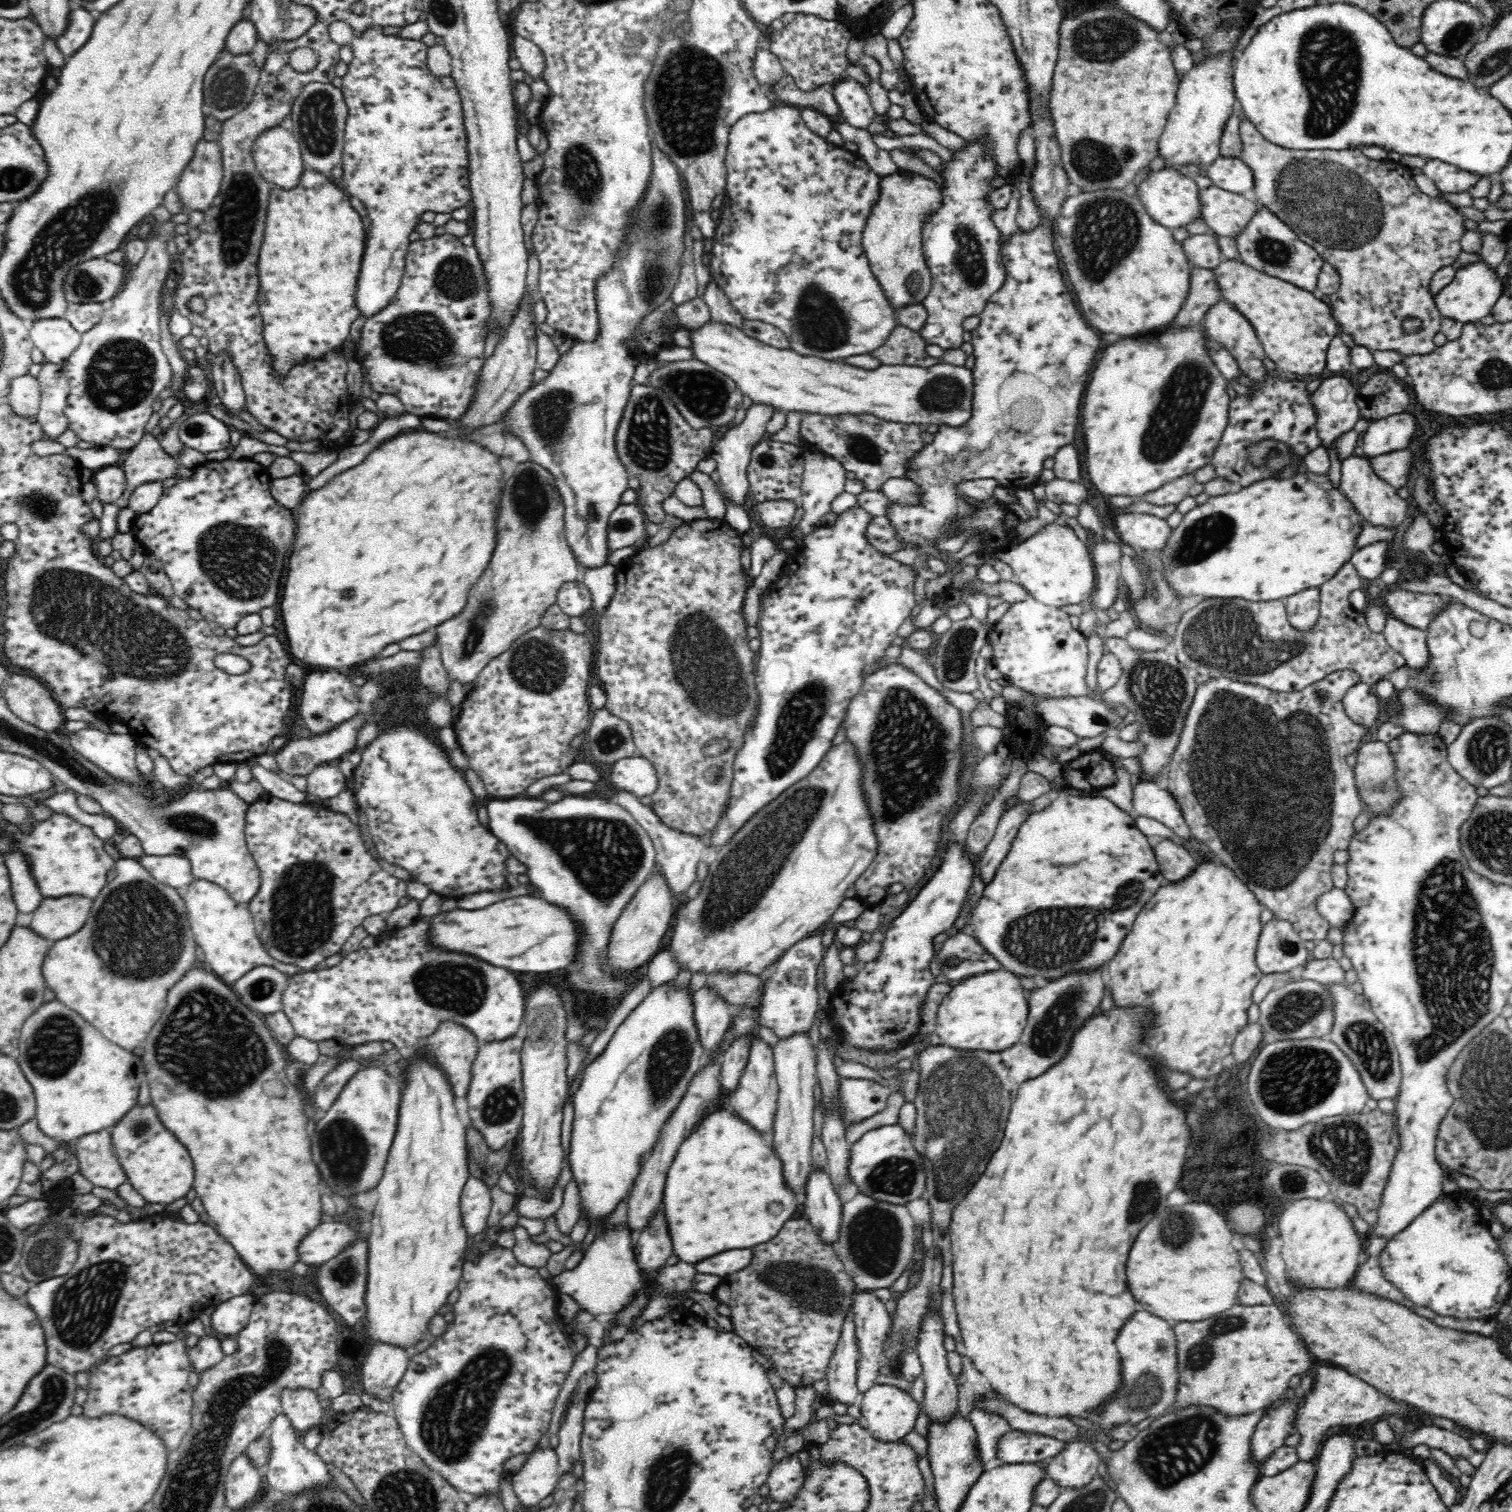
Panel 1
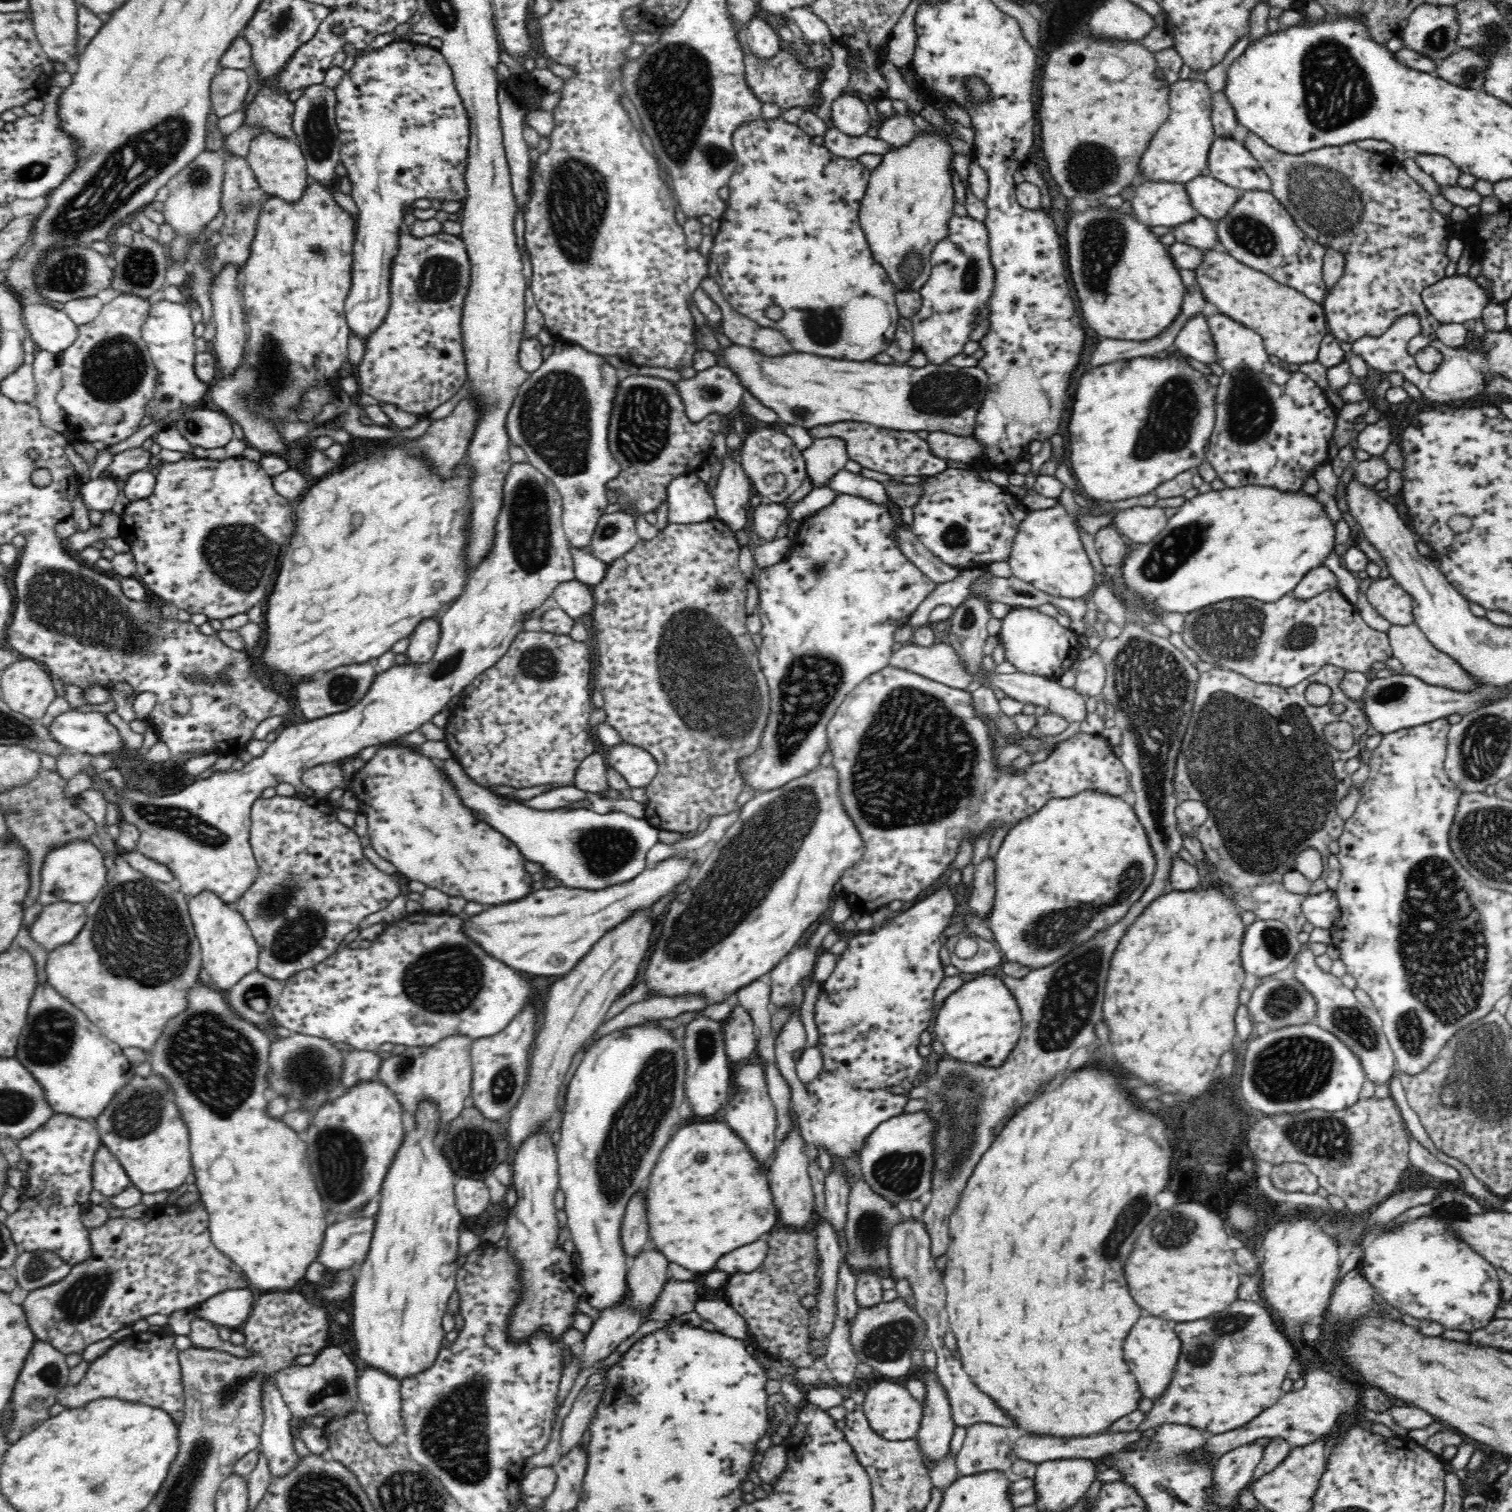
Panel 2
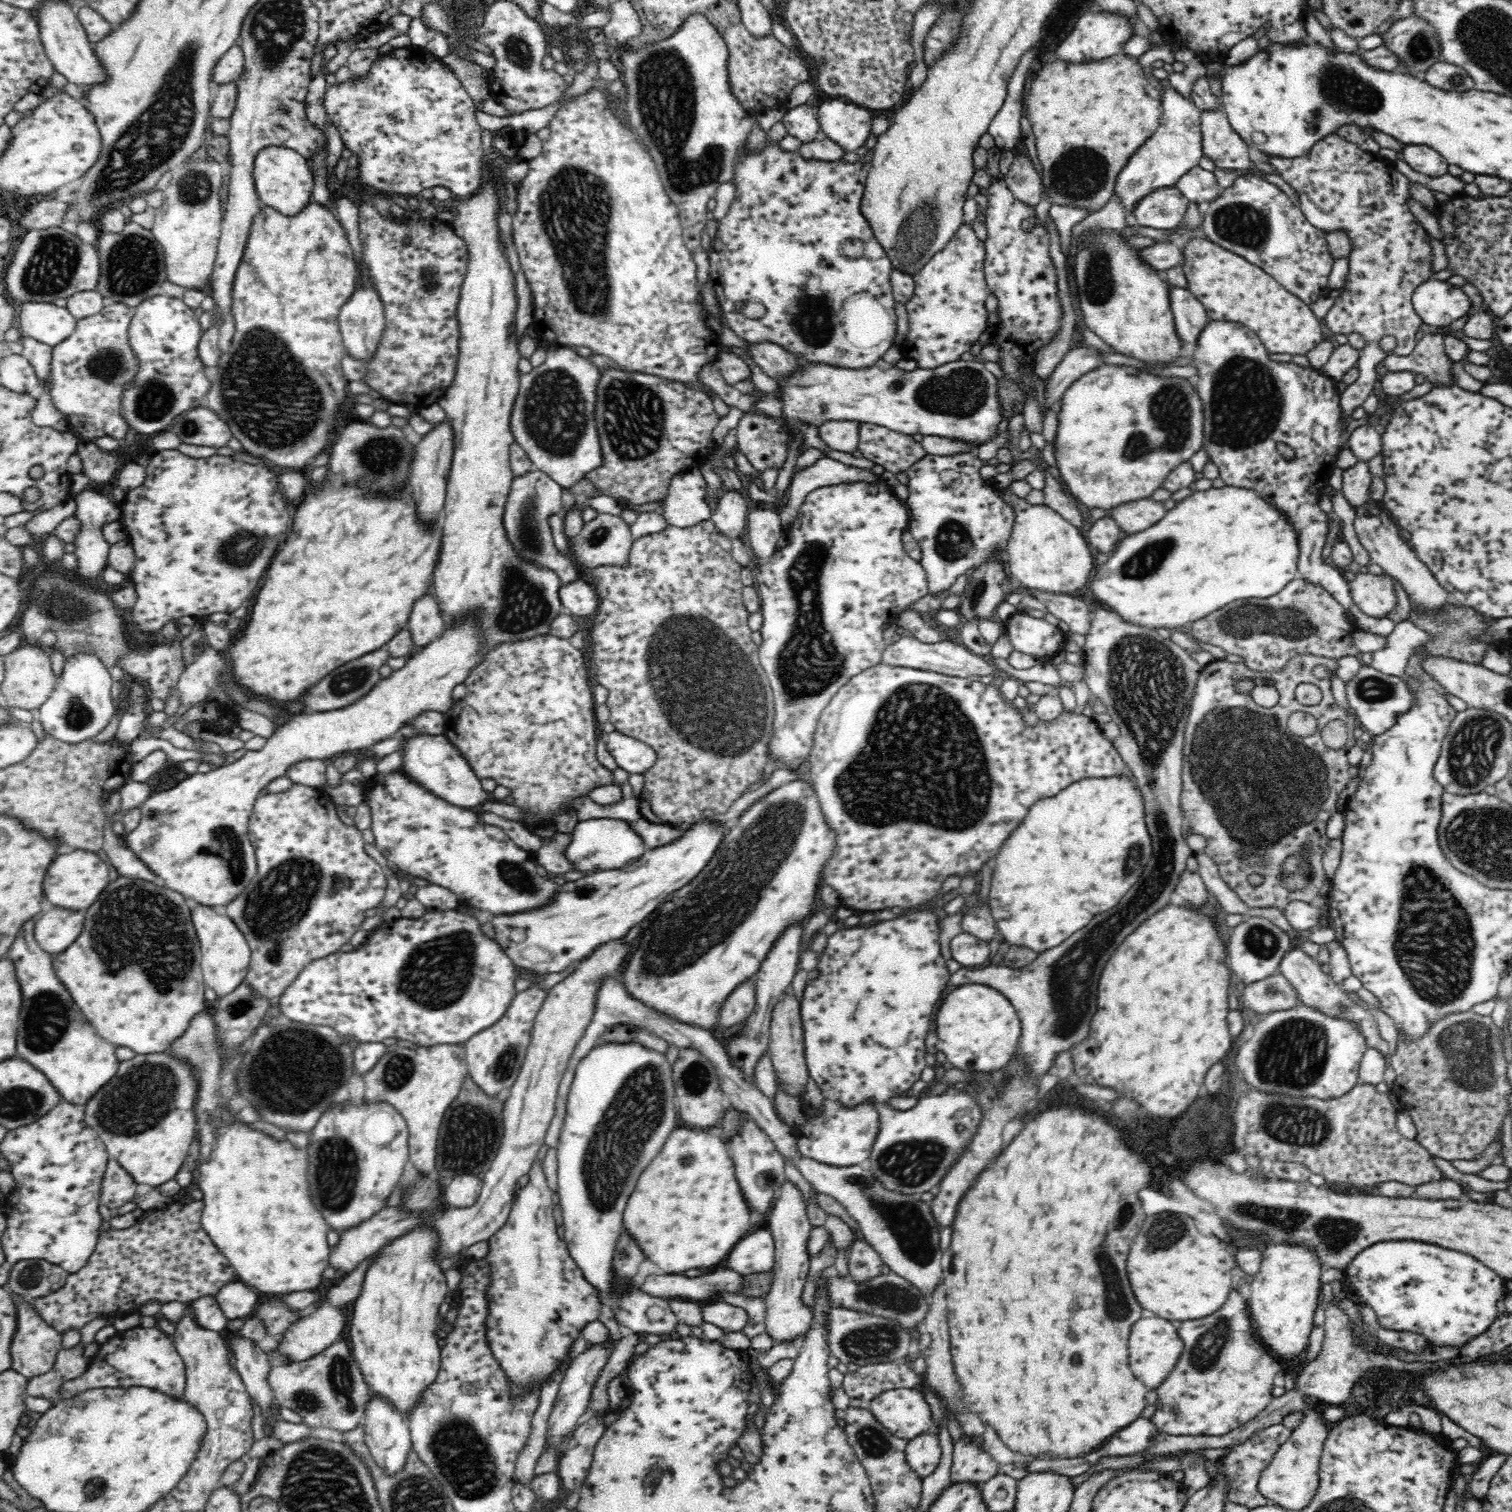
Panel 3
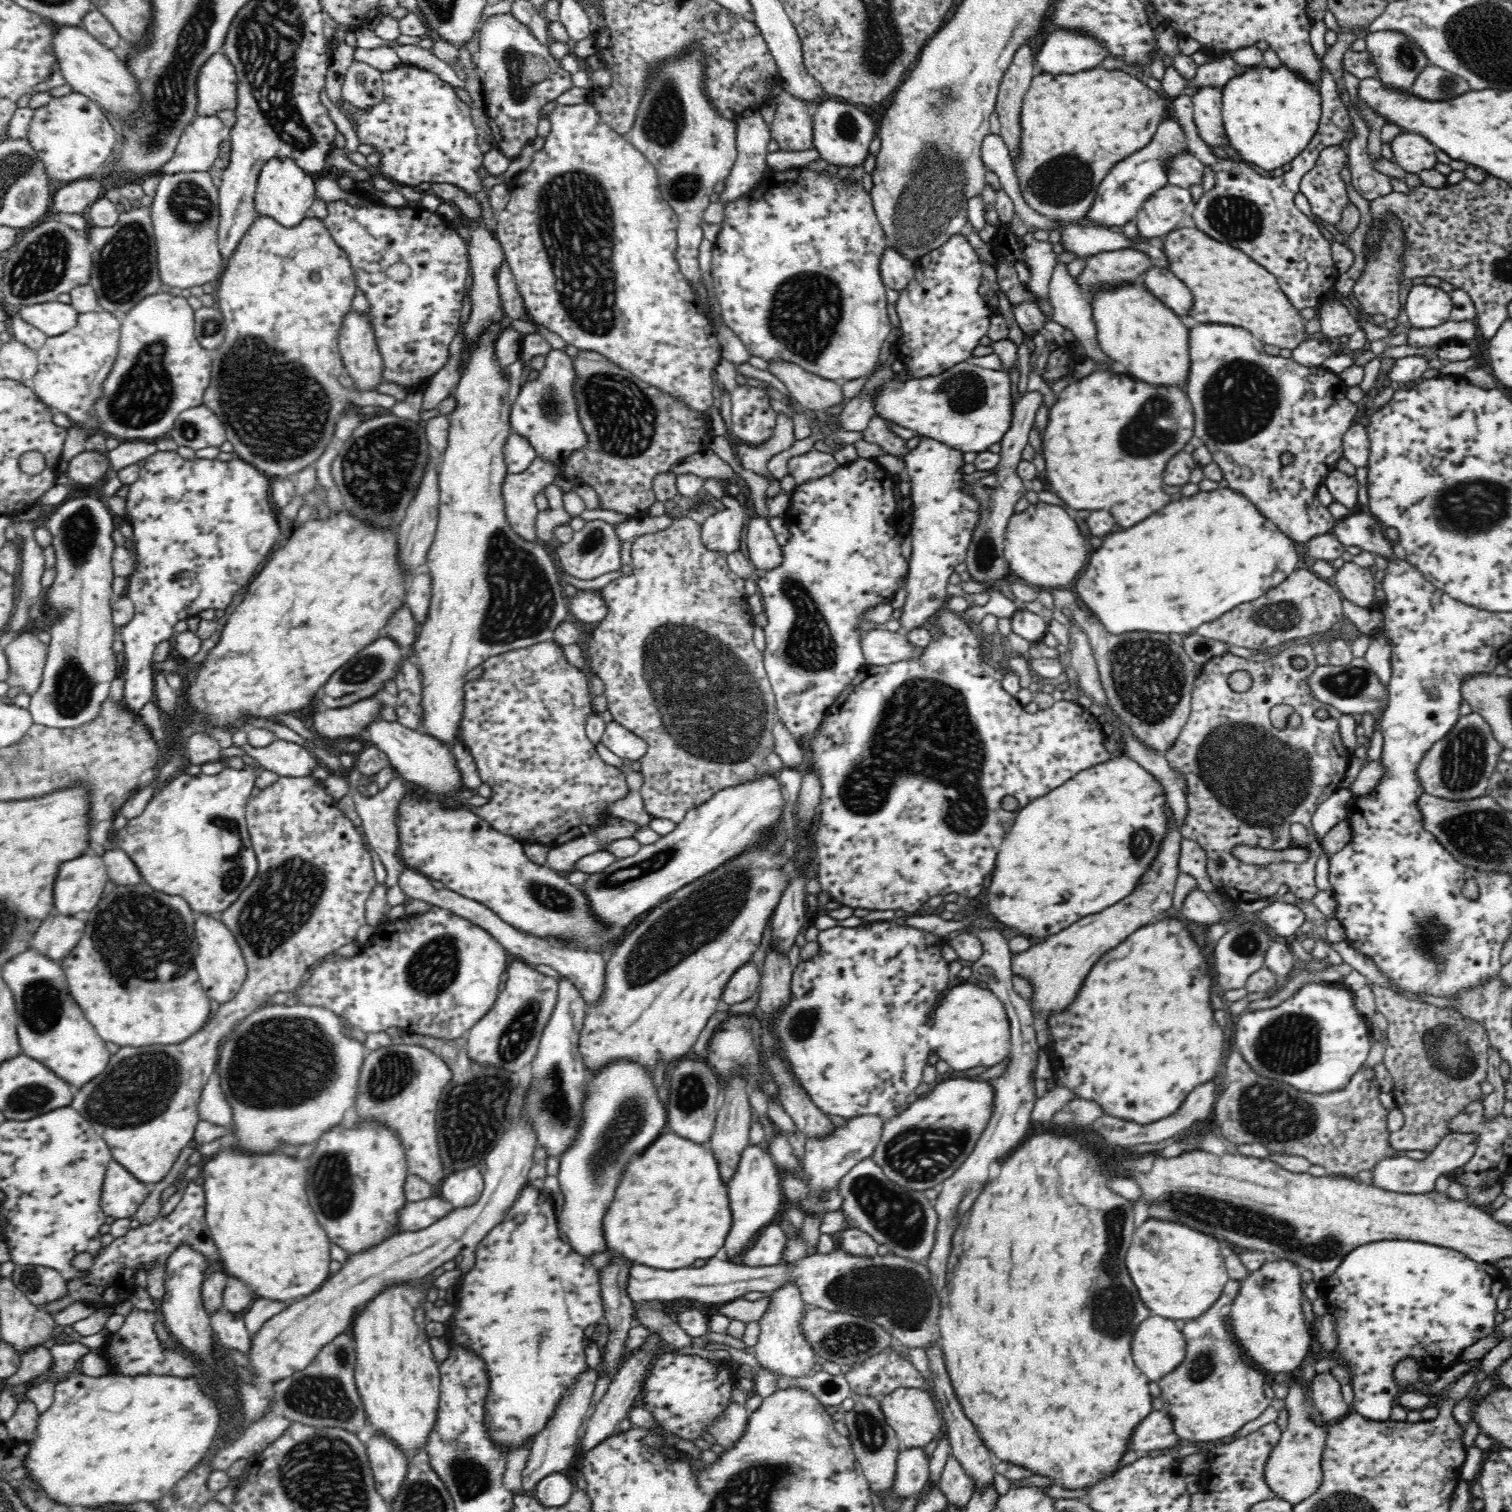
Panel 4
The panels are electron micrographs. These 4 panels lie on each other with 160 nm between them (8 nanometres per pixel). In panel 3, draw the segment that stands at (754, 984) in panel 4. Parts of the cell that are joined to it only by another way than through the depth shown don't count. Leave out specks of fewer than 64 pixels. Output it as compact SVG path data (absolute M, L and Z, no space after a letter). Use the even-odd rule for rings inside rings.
M746 983L736 988L728 1000L724 1001L719 1011L719 1022L715 1030L724 1032L727 1029L745 1025L755 1008L755 990L752 983Z

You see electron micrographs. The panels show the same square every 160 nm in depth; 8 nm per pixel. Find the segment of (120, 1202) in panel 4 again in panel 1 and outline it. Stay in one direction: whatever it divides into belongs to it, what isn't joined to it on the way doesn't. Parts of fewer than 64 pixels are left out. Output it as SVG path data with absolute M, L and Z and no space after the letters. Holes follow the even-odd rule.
M102 1129L85 1134L70 1142L79 1160L79 1172L95 1187L118 1188L127 1181L126 1173L119 1163L111 1131Z

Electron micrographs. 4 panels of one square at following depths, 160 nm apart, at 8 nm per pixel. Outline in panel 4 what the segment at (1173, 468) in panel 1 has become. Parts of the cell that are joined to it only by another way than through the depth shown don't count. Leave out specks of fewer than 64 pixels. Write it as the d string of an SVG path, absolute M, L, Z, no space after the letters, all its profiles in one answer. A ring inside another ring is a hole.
M1096 370L1070 383L1056 395L1057 401L1049 410L1050 422L1042 436L1046 460L1046 476L1043 479L1047 484L1046 489L1056 492L1072 513L1077 510L1108 510L1114 504L1120 504L1124 498L1136 496L1142 490L1161 488L1168 461L1175 454L1184 451L1190 441L1195 442L1194 409L1186 390L1177 386L1148 384L1134 379L1124 371Z

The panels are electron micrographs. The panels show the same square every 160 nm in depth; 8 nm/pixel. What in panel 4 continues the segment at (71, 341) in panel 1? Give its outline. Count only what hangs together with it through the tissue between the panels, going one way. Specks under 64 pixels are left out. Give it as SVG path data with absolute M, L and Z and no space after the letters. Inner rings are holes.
M57 301L22 306L12 312L35 329L42 331L47 337L68 332L77 325L79 316L78 311L71 304Z

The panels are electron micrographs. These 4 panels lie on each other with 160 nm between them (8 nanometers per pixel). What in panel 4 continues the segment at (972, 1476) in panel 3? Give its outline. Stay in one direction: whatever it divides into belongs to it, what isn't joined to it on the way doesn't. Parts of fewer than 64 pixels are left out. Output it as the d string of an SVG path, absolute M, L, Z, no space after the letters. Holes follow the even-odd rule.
M950 1455L940 1479L940 1489L950 1505L966 1507L976 1492L976 1481L968 1476L962 1464Z

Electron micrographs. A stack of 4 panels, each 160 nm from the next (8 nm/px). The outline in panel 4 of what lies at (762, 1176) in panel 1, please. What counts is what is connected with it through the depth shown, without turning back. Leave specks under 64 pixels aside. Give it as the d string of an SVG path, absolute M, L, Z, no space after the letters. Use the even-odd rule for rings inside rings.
M673 1131L662 1133L644 1154L634 1158L632 1166L624 1172L616 1198L604 1218L608 1248L636 1264L646 1264L658 1270L688 1268L700 1258L714 1258L724 1248L726 1236L732 1228L727 1183L722 1184L718 1168L708 1144L692 1142Z

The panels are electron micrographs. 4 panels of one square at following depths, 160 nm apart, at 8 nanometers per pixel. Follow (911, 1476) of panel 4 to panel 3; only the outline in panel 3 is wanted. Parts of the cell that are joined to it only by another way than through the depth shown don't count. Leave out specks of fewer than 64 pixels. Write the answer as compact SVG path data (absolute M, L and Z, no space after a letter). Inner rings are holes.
M926 1430L907 1441L905 1453L908 1466L923 1480L938 1470L938 1464L942 1460L939 1436L936 1431Z

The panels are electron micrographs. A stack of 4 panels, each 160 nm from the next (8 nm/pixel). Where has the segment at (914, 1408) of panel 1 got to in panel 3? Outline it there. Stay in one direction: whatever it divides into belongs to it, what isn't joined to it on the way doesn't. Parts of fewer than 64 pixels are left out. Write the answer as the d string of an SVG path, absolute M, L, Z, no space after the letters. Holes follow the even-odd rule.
M911 1388L884 1390L865 1405L876 1421L890 1433L906 1441L931 1430L932 1411L924 1393Z

